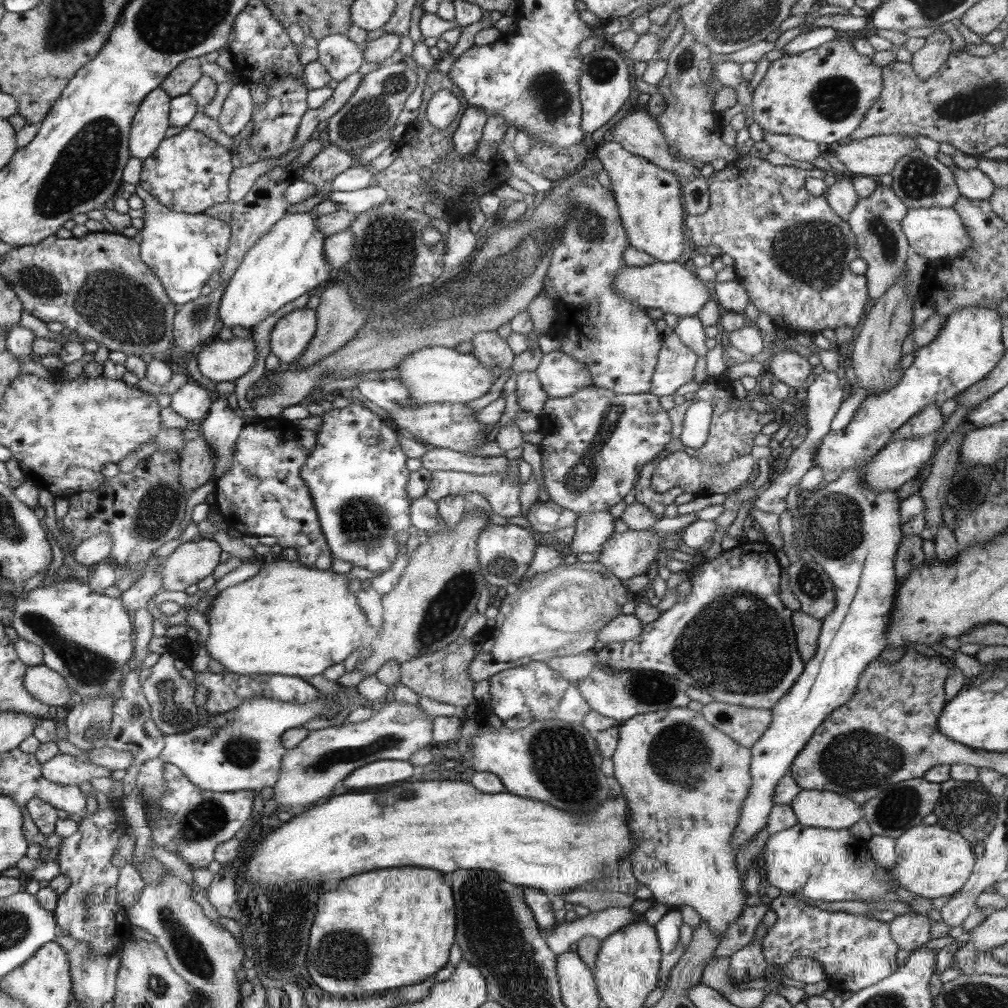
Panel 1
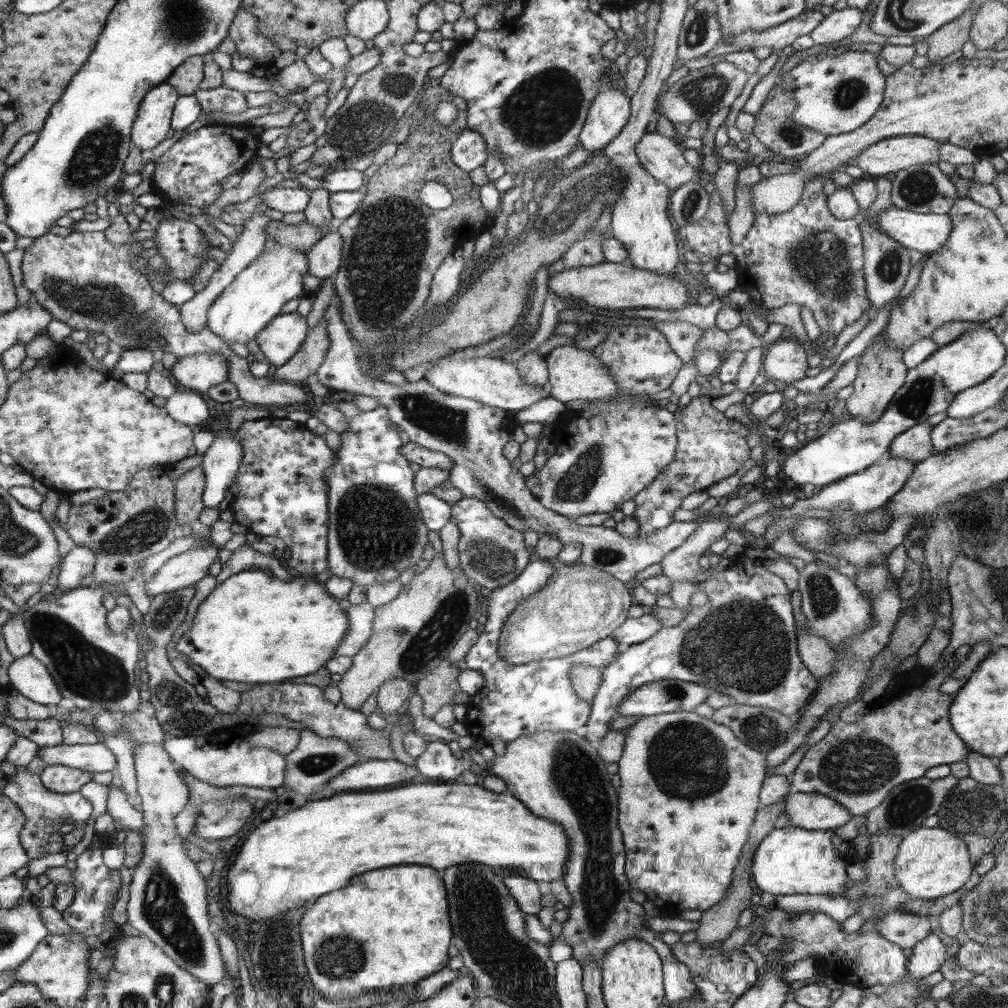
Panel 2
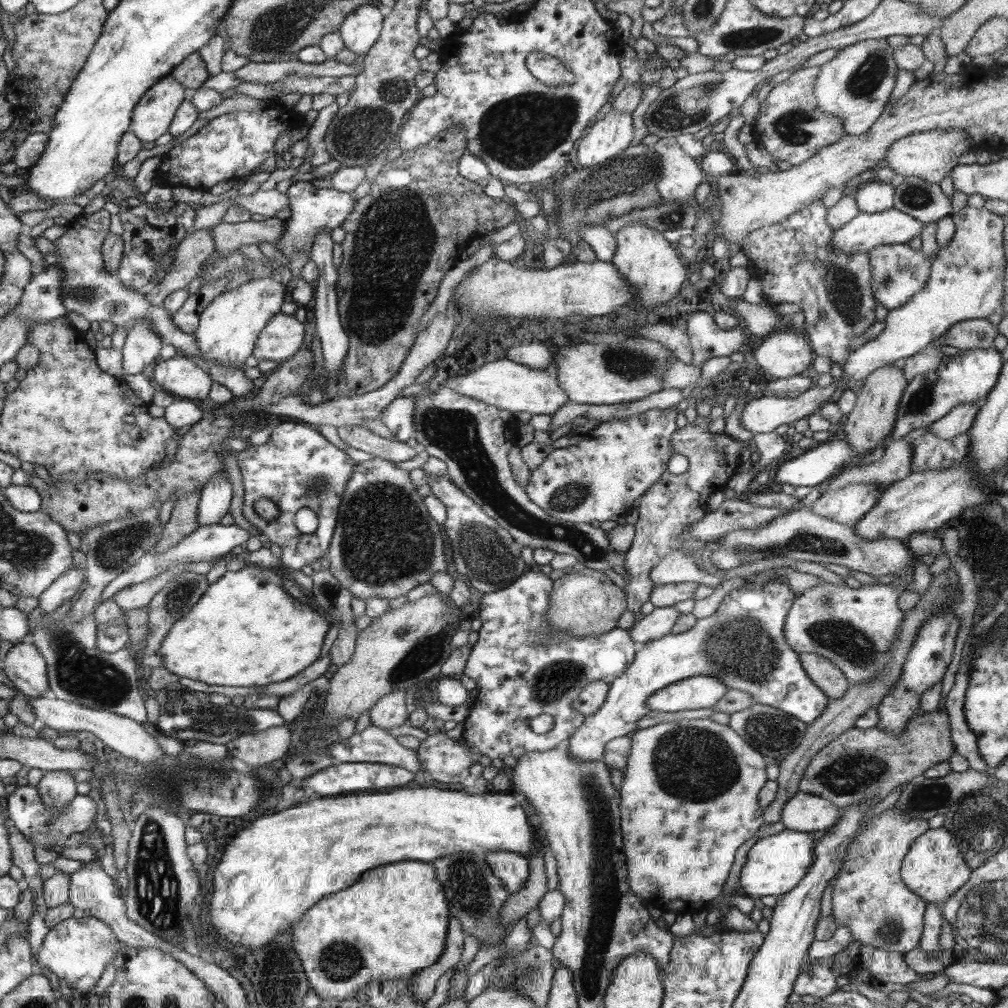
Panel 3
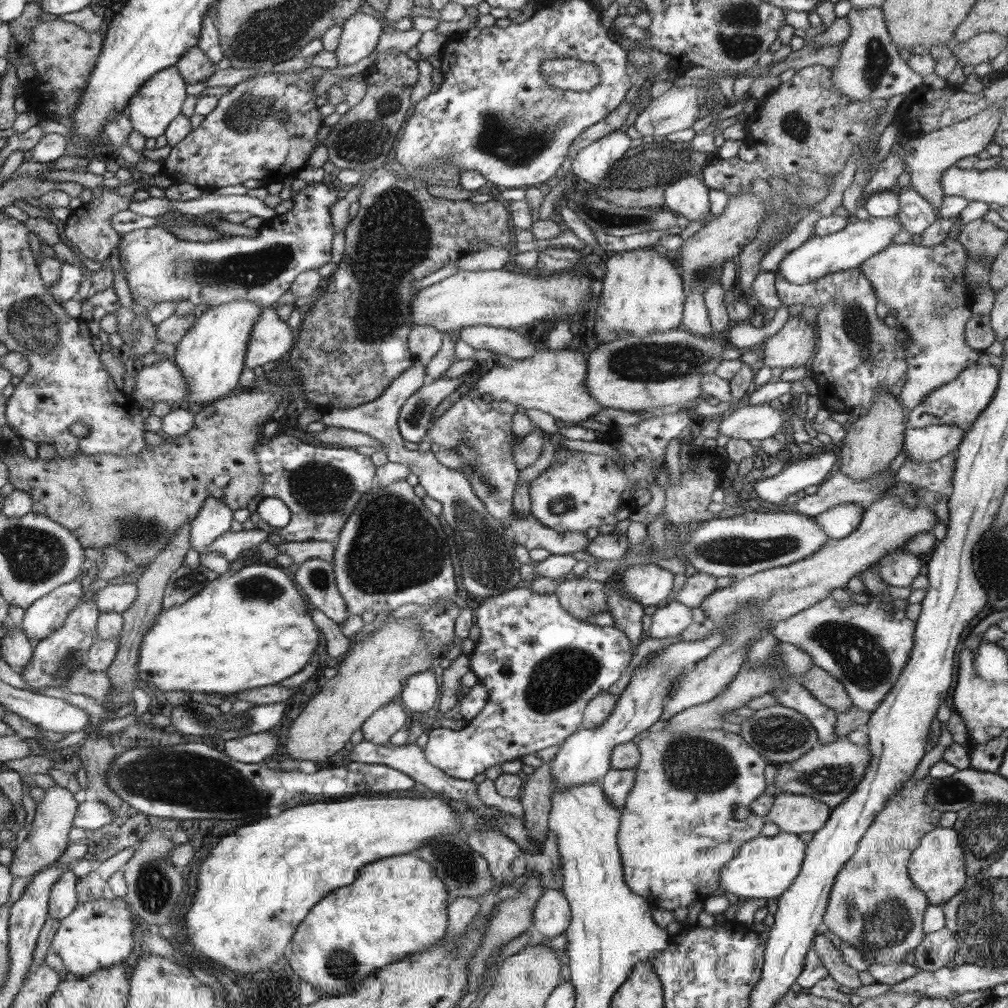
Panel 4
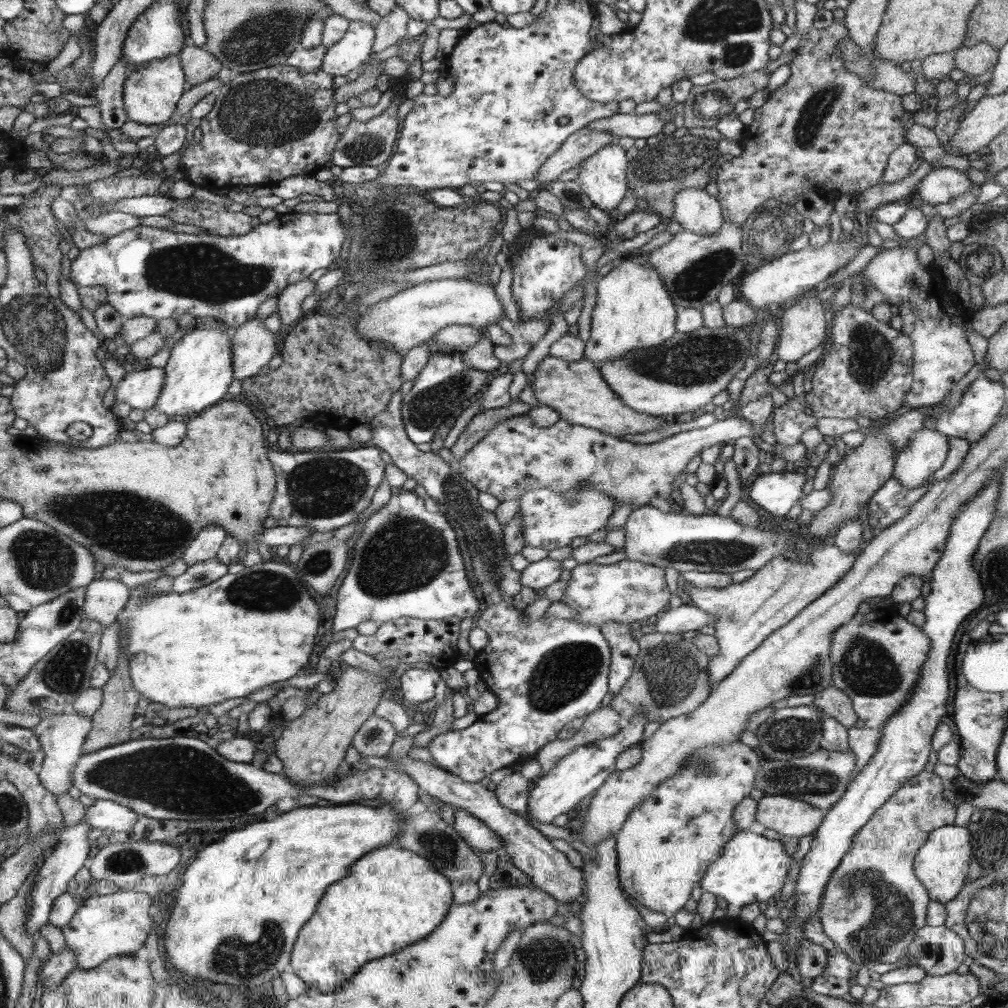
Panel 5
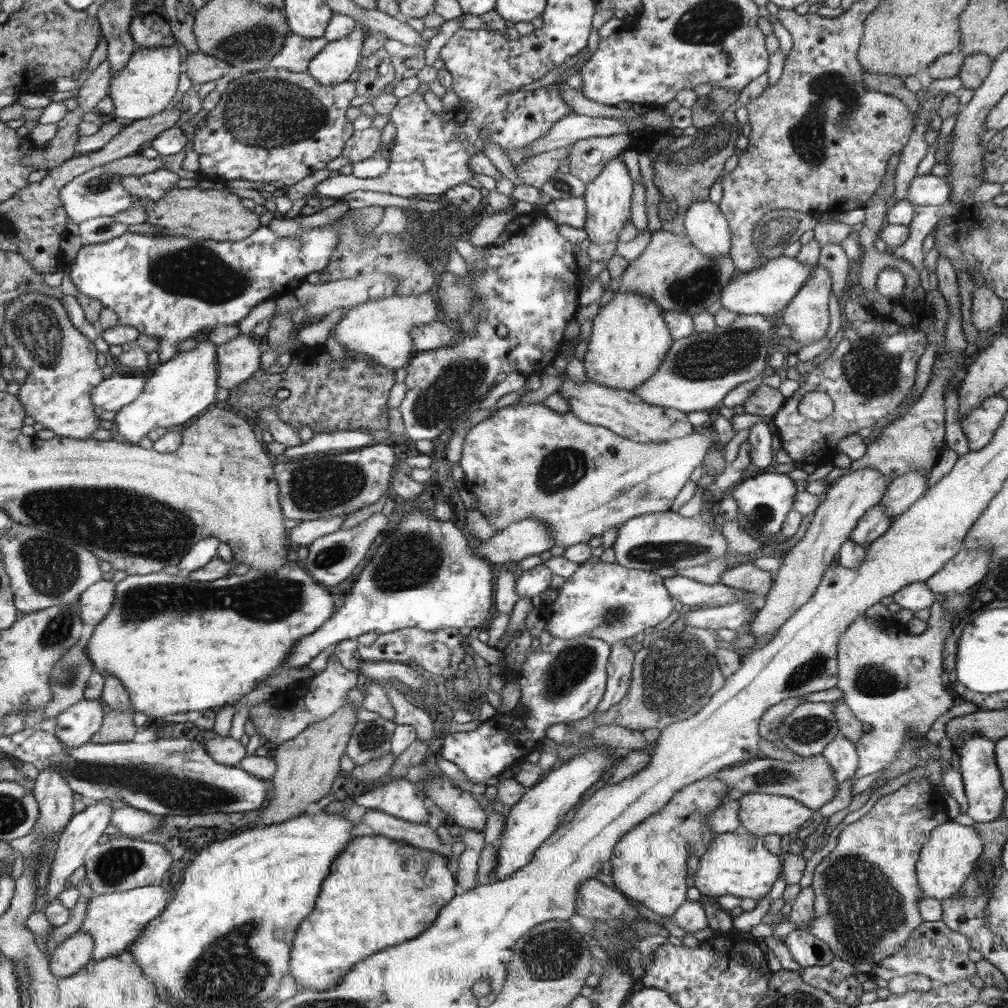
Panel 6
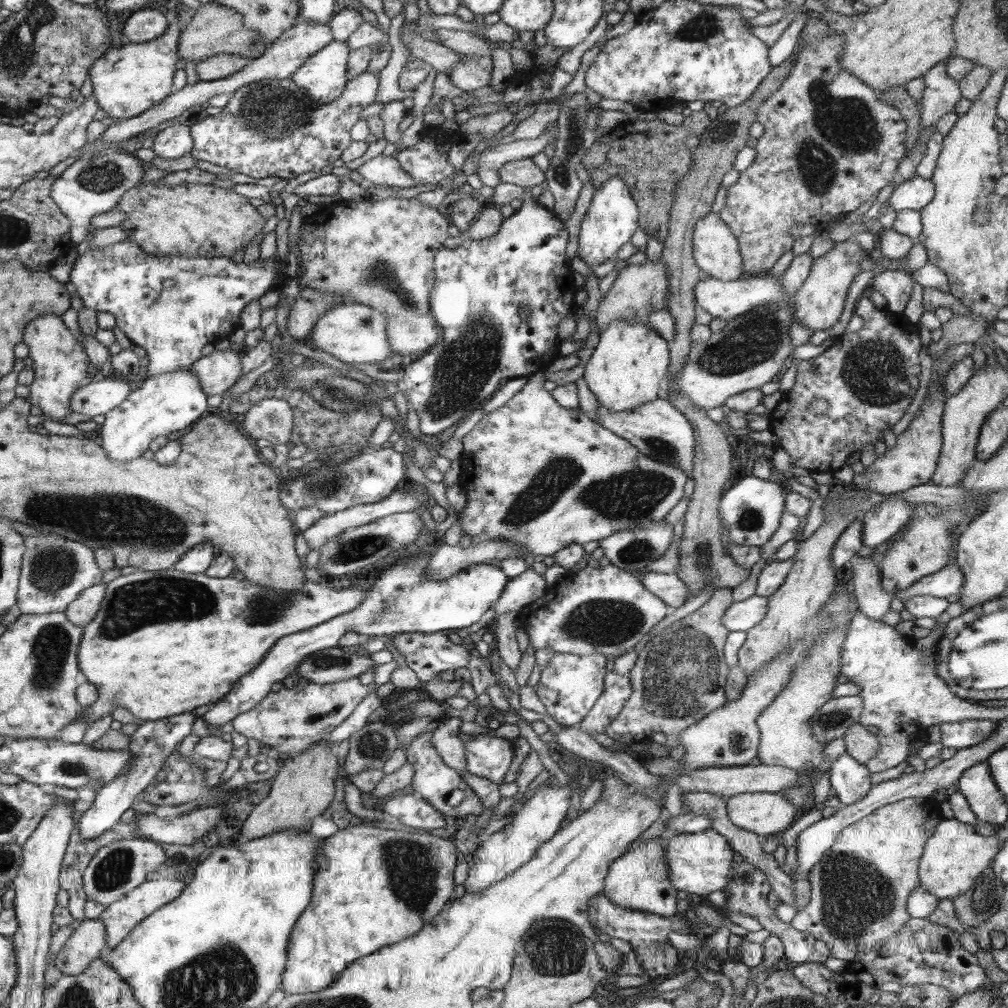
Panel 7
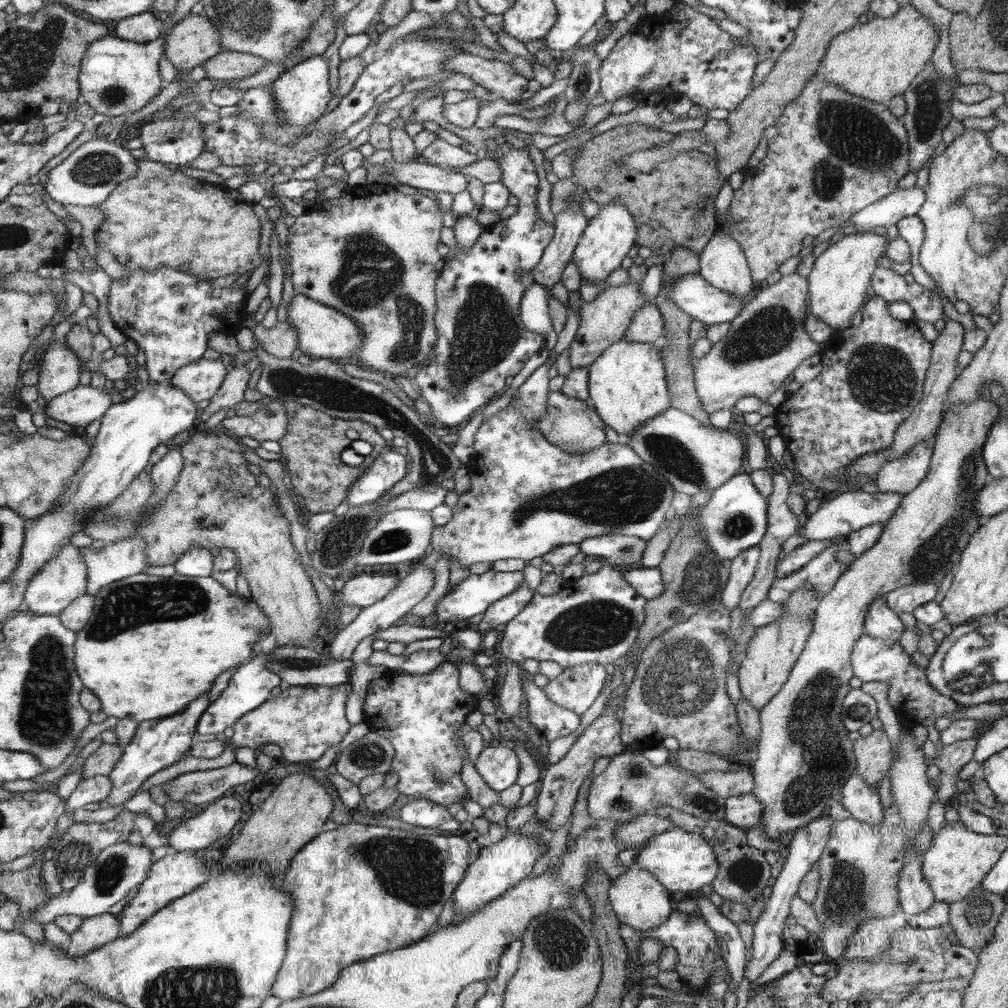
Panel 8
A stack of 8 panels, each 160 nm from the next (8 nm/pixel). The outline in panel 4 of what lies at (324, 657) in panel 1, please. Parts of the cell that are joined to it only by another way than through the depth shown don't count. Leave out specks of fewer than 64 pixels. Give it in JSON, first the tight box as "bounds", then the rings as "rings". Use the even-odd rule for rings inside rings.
{"bounds":[138,563,320,694],"rings":[[[264,563],[256,564],[242,568],[236,573],[231,571],[220,574],[216,580],[210,582],[196,596],[189,598],[184,604],[172,606],[168,610],[162,611],[154,624],[150,626],[150,632],[146,634],[142,640],[141,653],[138,657],[138,679],[143,682],[151,682],[151,686],[159,688],[163,693],[170,690],[184,690],[184,692],[210,692],[210,694],[234,694],[242,690],[252,690],[262,686],[272,686],[278,684],[286,678],[290,678],[293,674],[298,674],[314,656],[316,646],[320,644],[320,632],[316,628],[316,622],[312,622],[313,616],[306,614],[306,602],[300,594],[300,590],[296,588],[292,580],[282,568],[276,568],[276,564]]]}

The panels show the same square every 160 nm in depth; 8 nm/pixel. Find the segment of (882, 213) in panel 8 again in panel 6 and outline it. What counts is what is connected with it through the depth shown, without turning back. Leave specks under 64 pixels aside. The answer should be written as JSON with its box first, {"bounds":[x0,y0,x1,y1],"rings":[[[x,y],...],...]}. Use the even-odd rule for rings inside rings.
{"bounds":[905,173,951,206],"rings":[[[929,173],[916,175],[907,188],[905,199],[914,206],[940,206],[948,204],[951,197],[951,186],[945,177]]]}

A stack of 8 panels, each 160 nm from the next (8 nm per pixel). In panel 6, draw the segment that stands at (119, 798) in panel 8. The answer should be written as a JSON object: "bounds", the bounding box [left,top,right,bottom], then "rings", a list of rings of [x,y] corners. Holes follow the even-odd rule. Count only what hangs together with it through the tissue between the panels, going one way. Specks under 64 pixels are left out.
{"bounds":[47,800,113,904],"rings":[[[104,800],[96,801],[96,804],[87,806],[85,810],[73,815],[70,819],[65,831],[59,836],[57,842],[57,849],[47,884],[47,904],[56,900],[56,896],[60,892],[70,888],[68,877],[85,864],[90,848],[97,844],[98,838],[103,835],[106,826],[111,823],[111,816],[113,816],[113,808],[108,800]]]}

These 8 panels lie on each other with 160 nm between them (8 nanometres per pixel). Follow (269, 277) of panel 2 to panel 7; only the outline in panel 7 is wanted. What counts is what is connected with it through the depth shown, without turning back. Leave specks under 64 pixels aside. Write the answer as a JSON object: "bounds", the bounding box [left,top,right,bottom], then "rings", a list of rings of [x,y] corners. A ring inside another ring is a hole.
{"bounds":[95,368,208,462],"rings":[[[189,368],[150,376],[110,412],[105,414],[102,427],[95,435],[110,460],[128,462],[140,458],[150,442],[158,436],[167,436],[176,430],[188,428],[208,410],[206,393],[202,390],[197,374]]]}

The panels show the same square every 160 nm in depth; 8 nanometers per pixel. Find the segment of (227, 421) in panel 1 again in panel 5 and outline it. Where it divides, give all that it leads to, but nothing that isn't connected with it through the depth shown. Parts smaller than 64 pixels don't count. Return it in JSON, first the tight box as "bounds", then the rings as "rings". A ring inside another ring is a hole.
{"bounds":[183,525,227,567],"rings":[[[208,525],[202,528],[183,556],[188,567],[215,558],[227,534],[220,525]]]}

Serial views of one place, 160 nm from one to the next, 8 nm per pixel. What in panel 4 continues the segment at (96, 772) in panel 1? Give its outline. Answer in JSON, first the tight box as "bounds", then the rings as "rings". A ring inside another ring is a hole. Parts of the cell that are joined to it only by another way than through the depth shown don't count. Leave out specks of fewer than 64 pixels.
{"bounds":[10,785,78,878],"rings":[[[55,785],[46,790],[45,798],[37,804],[34,821],[29,829],[26,839],[17,845],[13,852],[10,872],[13,878],[24,878],[38,873],[38,870],[47,868],[49,864],[57,862],[58,858],[64,854],[70,843],[68,832],[73,826],[73,819],[77,815],[78,802],[74,799],[74,793]]]}

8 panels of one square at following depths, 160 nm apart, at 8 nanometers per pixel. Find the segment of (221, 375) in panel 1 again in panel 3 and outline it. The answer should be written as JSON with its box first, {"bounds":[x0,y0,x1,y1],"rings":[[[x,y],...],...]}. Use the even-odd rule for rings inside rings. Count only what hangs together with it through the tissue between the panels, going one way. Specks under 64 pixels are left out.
{"bounds":[152,356,213,401],"rings":[[[174,356],[162,360],[152,371],[158,388],[175,395],[178,399],[201,401],[208,398],[213,378],[191,359]]]}

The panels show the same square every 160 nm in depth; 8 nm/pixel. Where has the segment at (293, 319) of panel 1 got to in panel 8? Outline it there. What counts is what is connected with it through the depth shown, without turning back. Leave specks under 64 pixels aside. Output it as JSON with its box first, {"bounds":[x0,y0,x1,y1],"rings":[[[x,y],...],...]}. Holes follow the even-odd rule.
{"bounds":[171,359,226,402],"rings":[[[204,359],[191,362],[182,369],[178,369],[171,383],[190,397],[192,402],[200,402],[212,398],[221,388],[222,380],[226,376],[226,366],[222,359]]]}

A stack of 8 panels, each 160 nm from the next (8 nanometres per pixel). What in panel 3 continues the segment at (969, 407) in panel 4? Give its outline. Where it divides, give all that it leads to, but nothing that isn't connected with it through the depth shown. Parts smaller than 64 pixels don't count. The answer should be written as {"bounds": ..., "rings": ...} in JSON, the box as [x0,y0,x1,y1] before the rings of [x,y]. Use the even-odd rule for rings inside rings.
{"bounds":[887,347,1002,442],"rings":[[[996,347],[962,350],[958,357],[945,357],[941,365],[932,372],[915,376],[906,385],[898,405],[896,422],[887,442],[898,440],[917,428],[927,427],[947,414],[955,406],[967,402],[983,401],[999,380],[1002,355]]]}

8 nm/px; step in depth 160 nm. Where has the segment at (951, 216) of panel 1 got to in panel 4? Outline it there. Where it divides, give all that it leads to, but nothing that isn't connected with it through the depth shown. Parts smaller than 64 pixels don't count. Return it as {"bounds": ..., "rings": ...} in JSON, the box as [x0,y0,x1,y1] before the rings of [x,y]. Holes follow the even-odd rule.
{"bounds":[777,216,903,284],"rings":[[[870,216],[867,221],[853,218],[837,233],[810,237],[805,244],[790,251],[779,262],[777,272],[781,274],[783,280],[788,280],[792,284],[810,284],[823,276],[859,267],[867,258],[890,246],[894,236],[900,232],[903,232],[903,226],[895,216],[890,218]]]}

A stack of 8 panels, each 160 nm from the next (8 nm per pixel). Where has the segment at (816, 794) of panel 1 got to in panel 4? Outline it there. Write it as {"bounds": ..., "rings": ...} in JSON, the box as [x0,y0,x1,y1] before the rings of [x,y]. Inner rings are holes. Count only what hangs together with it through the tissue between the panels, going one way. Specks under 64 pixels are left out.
{"bounds":[764,793,831,835],"rings":[[[779,793],[764,818],[774,822],[782,832],[799,835],[818,832],[830,818],[831,810],[822,801],[804,794]]]}

